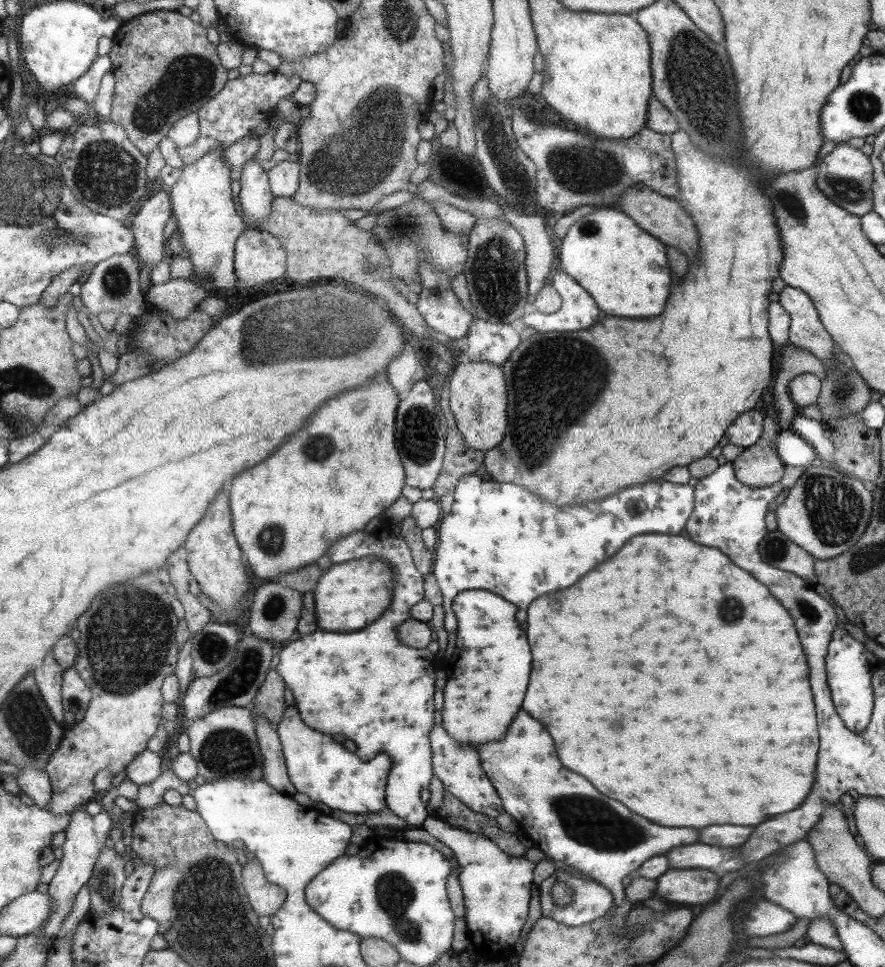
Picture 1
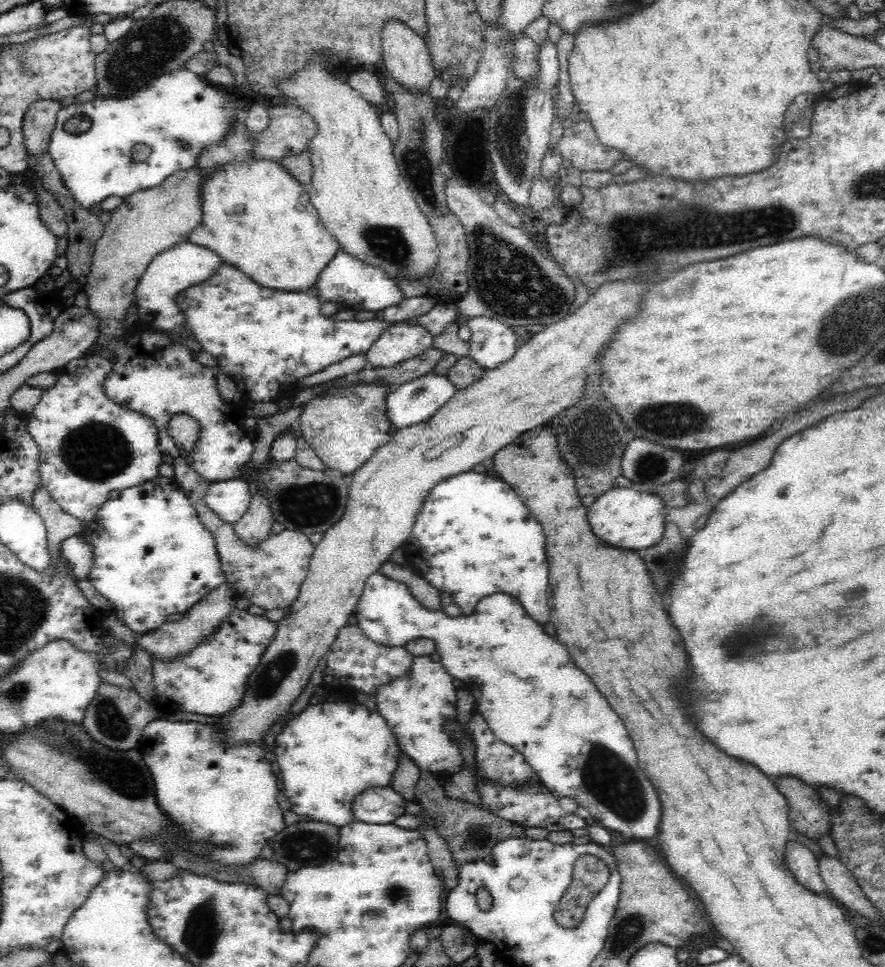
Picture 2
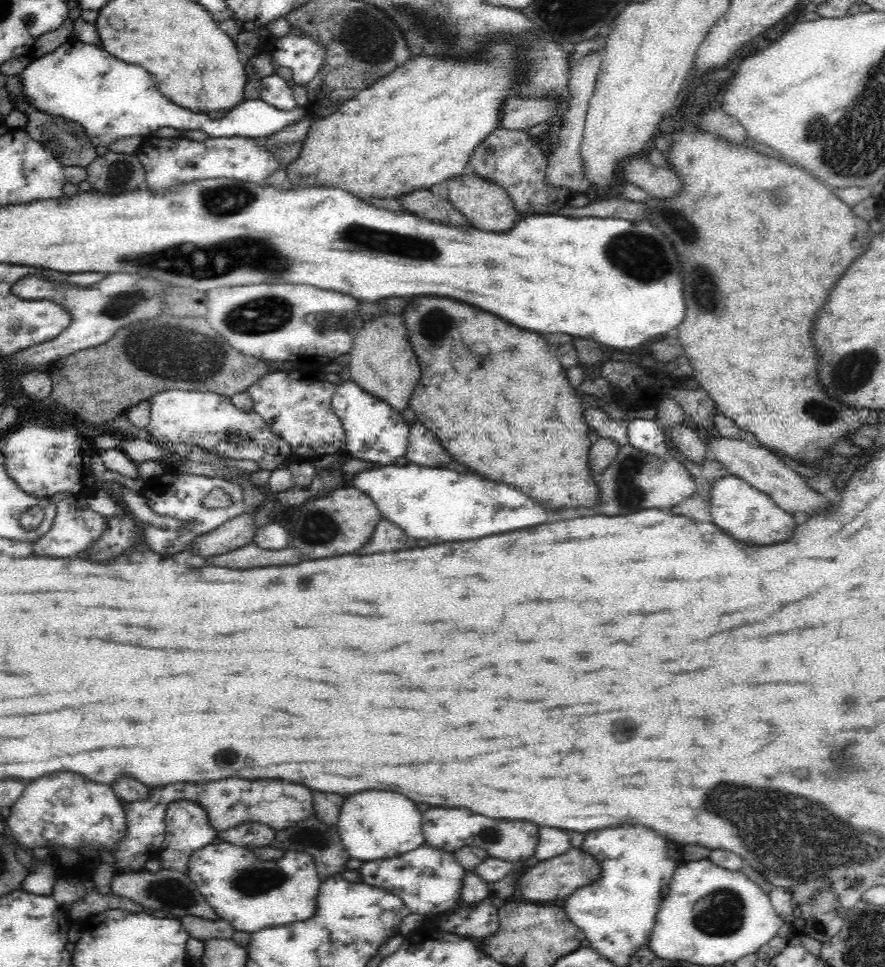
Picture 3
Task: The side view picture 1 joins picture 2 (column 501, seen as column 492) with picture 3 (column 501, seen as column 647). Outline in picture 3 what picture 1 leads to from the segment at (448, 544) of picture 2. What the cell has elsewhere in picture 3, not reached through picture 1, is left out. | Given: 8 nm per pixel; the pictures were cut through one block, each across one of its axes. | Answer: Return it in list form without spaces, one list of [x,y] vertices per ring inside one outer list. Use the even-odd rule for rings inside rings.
[[[386,466],[356,473],[350,486],[366,493],[382,513],[384,519],[406,530],[416,540],[430,540],[432,544],[448,540],[482,538],[488,534],[502,534],[522,530],[546,522],[542,505],[532,502],[526,494],[510,484],[480,480],[472,474],[460,474],[446,468]]]

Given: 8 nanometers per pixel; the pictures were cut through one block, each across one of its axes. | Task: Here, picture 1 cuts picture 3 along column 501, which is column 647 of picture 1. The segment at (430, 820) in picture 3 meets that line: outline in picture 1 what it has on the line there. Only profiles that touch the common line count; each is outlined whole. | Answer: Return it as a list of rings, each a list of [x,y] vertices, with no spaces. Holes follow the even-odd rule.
[[[523,710],[515,714],[511,726],[507,727],[507,734],[503,735],[501,740],[477,745],[476,749],[481,768],[500,798],[502,810],[520,824],[519,830],[527,835],[535,848],[557,862],[564,862],[567,866],[576,868],[586,878],[610,890],[611,896],[614,897],[611,916],[613,930],[623,928],[627,912],[634,906],[625,899],[624,888],[620,885],[621,879],[627,875],[633,876],[641,862],[645,862],[647,858],[659,856],[677,844],[685,846],[697,840],[697,830],[693,828],[661,828],[629,812],[617,800],[611,800],[607,796],[603,796],[601,800],[601,794],[583,776],[569,772],[559,764],[549,734],[543,732],[543,726],[531,716],[527,716],[527,712]]]

